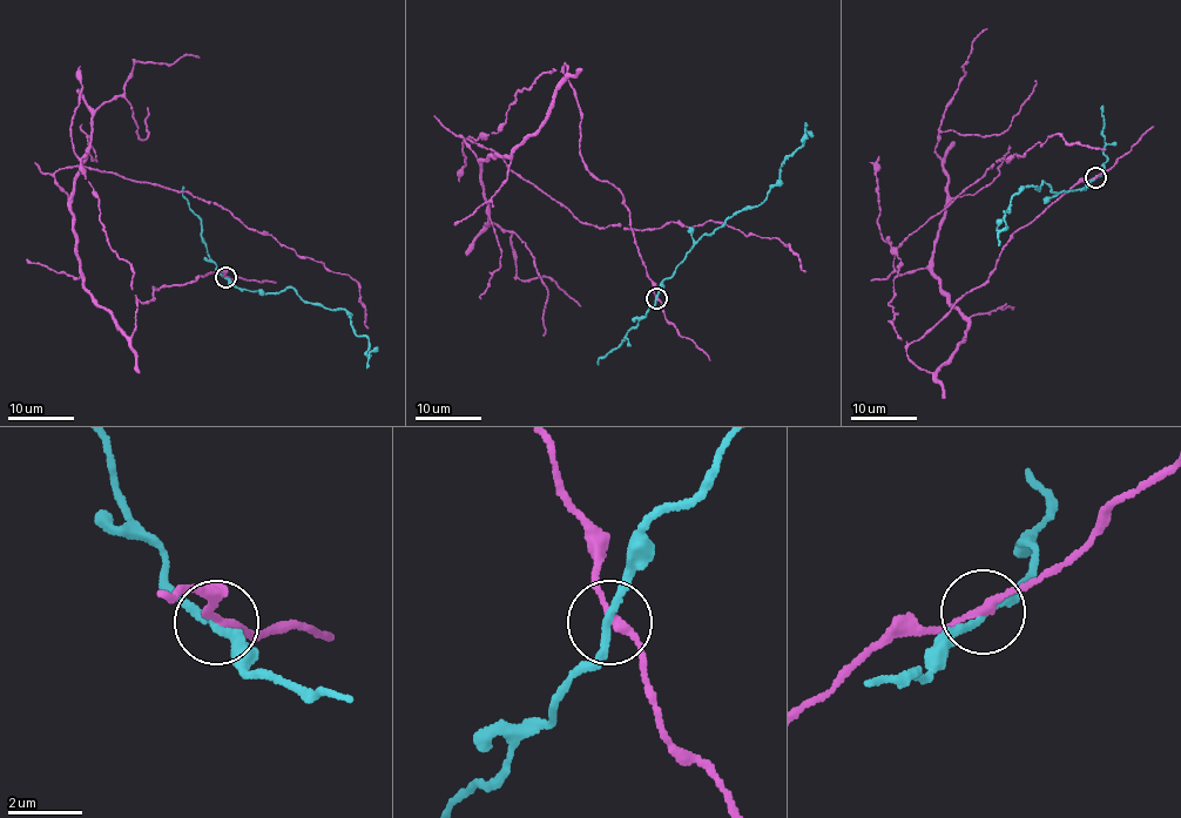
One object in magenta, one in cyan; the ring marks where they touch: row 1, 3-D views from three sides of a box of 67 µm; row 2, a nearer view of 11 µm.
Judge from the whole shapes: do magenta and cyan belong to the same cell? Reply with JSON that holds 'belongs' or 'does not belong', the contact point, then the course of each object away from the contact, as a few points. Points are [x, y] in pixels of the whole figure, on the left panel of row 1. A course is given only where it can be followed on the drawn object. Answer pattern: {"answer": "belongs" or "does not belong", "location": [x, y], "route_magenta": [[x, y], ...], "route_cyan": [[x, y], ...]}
{"answer": "does not belong", "location": [225, 277], "route_magenta": [[225, 277], [153, 286], [125, 335], [83, 288], [54, 174], [92, 168], [227, 208], [350, 275], [369, 328]], "route_cyan": [[225, 277], [243, 290], [278, 293], [290, 288], [306, 302], [346, 311], [355, 333], [368, 338], [366, 369]]}

